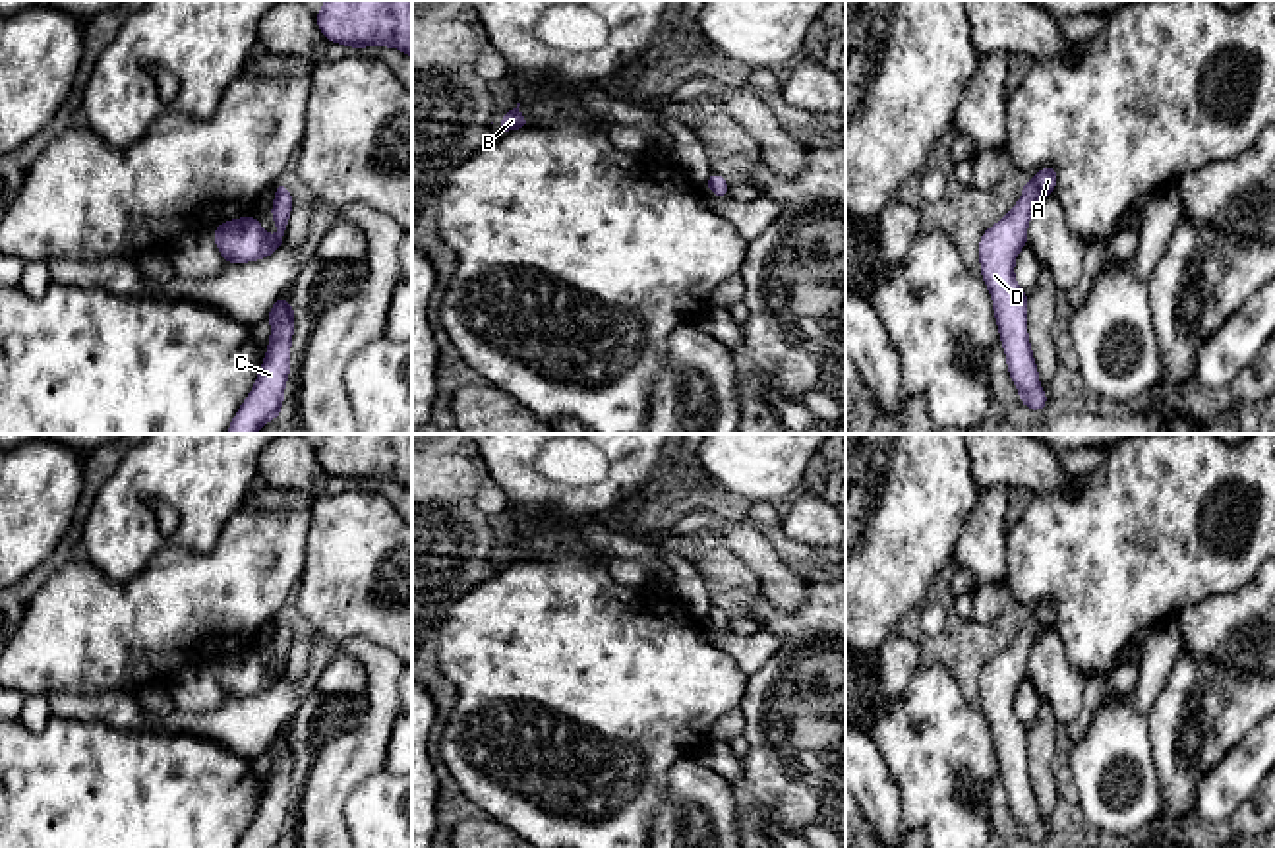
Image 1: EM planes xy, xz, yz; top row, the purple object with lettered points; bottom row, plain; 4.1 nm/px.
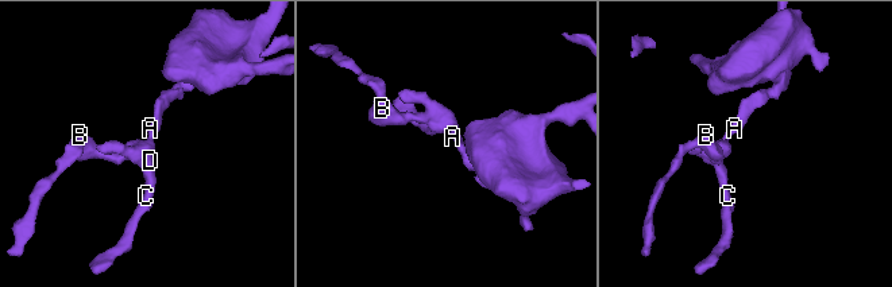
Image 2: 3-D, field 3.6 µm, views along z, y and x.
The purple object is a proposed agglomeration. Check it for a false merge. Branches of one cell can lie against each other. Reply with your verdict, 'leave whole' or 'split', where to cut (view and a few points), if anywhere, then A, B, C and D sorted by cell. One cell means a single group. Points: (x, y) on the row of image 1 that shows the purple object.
leave whole | no cut | A B C D

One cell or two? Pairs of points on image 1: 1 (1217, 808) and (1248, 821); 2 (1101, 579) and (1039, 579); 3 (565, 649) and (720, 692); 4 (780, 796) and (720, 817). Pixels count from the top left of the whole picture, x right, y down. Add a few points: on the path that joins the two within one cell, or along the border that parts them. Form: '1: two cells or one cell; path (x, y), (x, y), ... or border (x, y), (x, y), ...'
1: two cells; border (1254, 790), (1229, 819)
2: one cell; path (1086, 579), (1055, 579)
3: one cell; path (604, 684), (681, 684)
4: two cells; border (730, 783), (741, 827)

